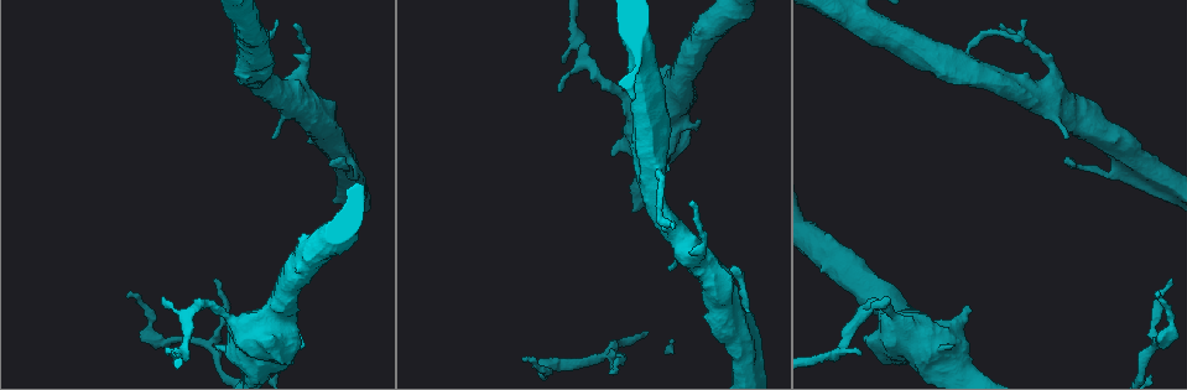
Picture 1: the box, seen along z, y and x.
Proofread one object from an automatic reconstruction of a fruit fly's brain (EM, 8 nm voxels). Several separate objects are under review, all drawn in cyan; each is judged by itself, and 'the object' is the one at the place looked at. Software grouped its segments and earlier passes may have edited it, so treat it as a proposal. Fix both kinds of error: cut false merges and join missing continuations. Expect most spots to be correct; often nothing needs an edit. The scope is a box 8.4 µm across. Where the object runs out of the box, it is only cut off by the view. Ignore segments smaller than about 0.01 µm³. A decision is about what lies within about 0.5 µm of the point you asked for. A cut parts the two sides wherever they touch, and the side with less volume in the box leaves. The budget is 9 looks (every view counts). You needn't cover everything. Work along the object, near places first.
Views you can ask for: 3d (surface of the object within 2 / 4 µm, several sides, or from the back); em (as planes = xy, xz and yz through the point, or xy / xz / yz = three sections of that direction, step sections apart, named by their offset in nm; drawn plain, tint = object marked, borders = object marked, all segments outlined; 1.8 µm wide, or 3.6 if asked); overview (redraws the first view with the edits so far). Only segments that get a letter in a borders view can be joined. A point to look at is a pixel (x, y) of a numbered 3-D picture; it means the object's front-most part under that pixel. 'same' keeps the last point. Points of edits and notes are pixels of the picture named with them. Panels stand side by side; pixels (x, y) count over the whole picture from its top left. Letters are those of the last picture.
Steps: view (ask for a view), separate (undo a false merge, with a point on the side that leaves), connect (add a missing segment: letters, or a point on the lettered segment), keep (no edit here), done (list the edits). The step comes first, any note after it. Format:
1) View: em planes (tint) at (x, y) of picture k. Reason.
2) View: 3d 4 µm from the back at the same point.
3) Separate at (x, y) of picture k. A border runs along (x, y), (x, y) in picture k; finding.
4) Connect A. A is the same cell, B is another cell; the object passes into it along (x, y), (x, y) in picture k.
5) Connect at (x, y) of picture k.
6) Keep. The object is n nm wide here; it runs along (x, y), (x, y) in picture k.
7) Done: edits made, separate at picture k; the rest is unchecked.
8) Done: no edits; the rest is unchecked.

View: em 3.6 µm yz step 8 (tint) at (239, 324) of picture 1. Sudden change in width.

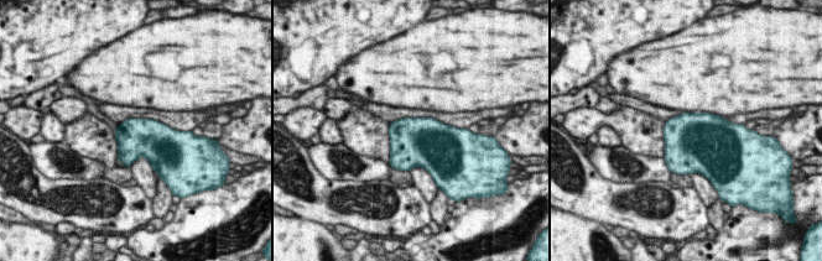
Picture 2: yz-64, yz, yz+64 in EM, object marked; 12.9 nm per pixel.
View: em 3.6 µm xy step 8 (borders) at the same point.

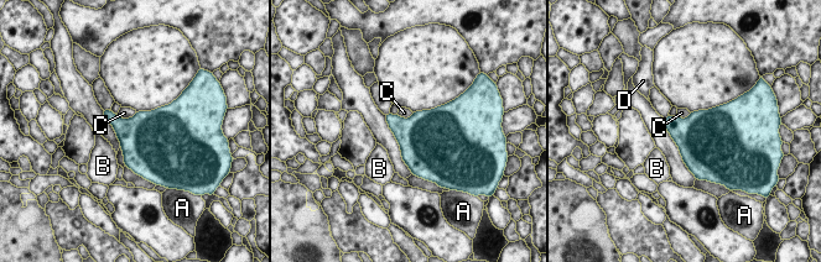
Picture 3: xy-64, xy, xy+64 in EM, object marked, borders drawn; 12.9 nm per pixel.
Keep. A, B, C and D are other cells; a border runs along (136, 113), (129, 118), (115, 114) in picture 3; one neuron here.

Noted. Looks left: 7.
View: 3d 4 µm from the back at (563, 62) of picture 1. Free end.

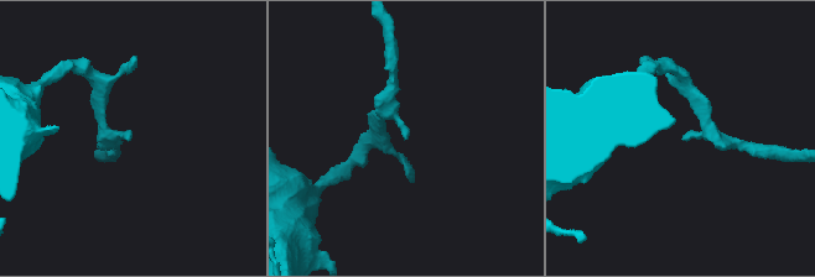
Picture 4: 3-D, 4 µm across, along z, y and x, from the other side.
View: em yz step 16 (borders) at (684, 138) of picture 4.

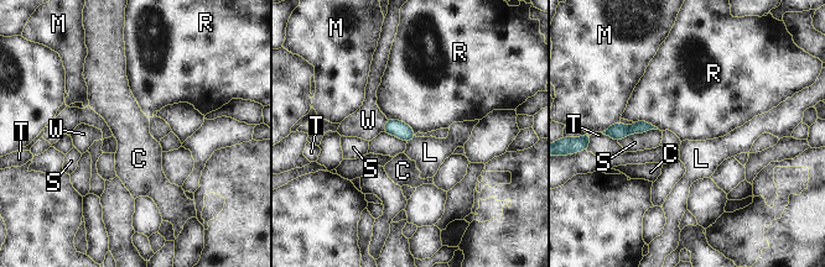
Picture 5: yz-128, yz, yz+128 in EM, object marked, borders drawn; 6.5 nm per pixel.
View: em xz step 16 (borders) at the same point.

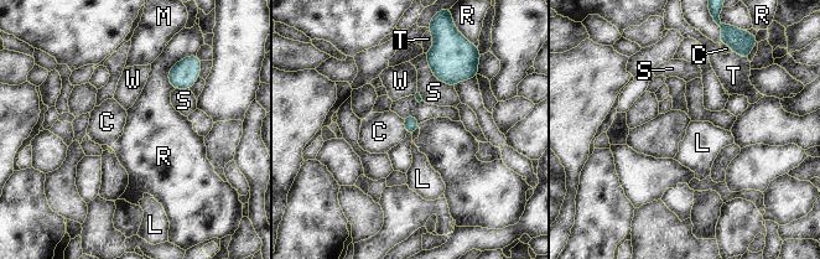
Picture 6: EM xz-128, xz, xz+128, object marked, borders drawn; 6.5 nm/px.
Keep. The object is 100 nm wide here; C, L, M, R, S, T and W are other cells; a border runs along (418, 127), (411, 134) in picture 6; no lettered segment goes on from it.

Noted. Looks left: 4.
View: em planes (borders) at (125, 296) of picture 1. Branch stops here.

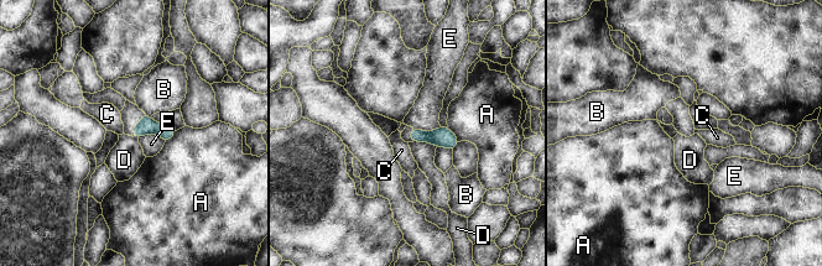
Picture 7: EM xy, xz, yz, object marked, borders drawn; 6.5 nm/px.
Keep. The object is 80 nm wide here; A, B, C, D and E are other cells; a border runs along (412, 141), (427, 141), (430, 144) in picture 7; none of them fits.

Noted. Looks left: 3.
View: 3d 4 µm at (328, 163) of picture 1. An open end.

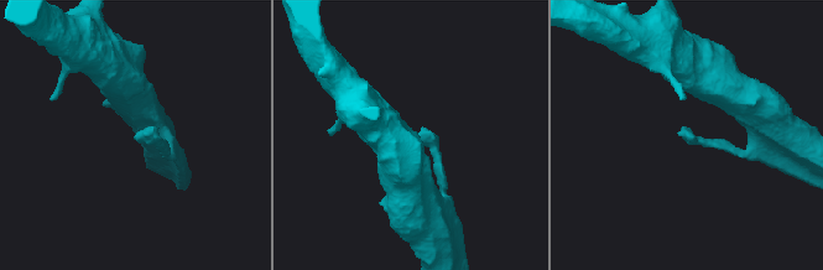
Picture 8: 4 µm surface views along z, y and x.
View: em xz step 8 (borders) at (691, 136) of picture 8. Need the tissue.

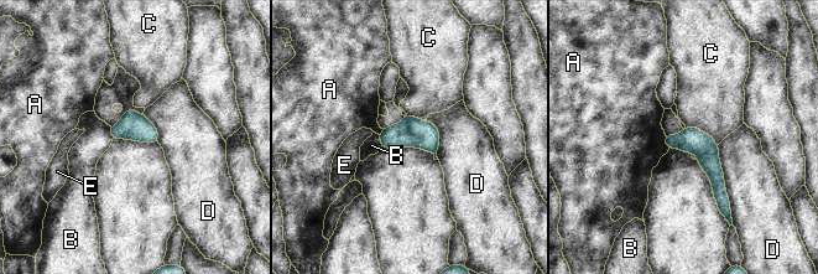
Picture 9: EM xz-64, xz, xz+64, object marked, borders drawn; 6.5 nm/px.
View: em yz step 4 (borders) at the same point.

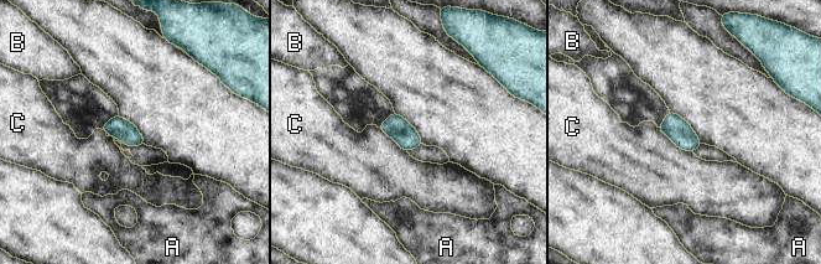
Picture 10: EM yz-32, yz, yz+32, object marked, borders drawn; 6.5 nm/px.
Keep. The longest contact is with C, 280 nm; A, B and C are other cells; a border runs along (658, 128), (679, 148), (692, 151) in picture 10; none of them fits.

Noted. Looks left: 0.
Done: no edits; the rest is unchecked.

